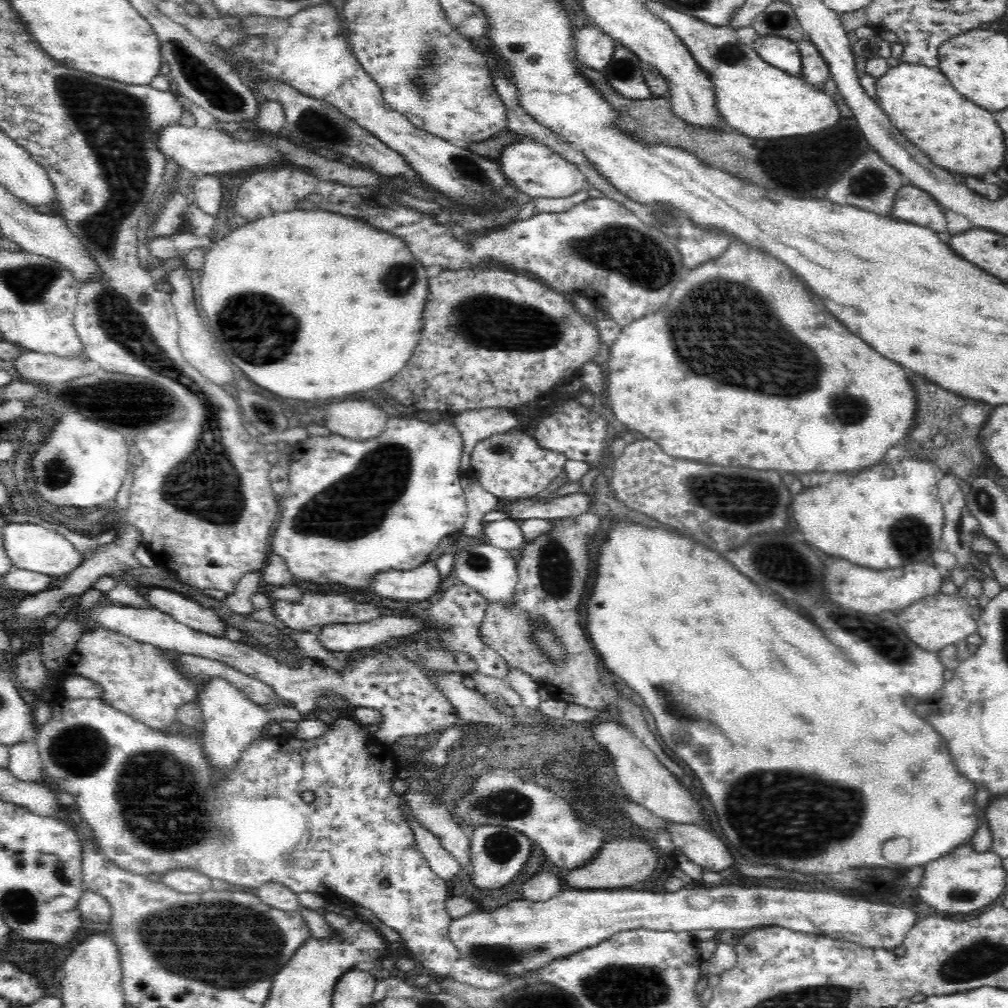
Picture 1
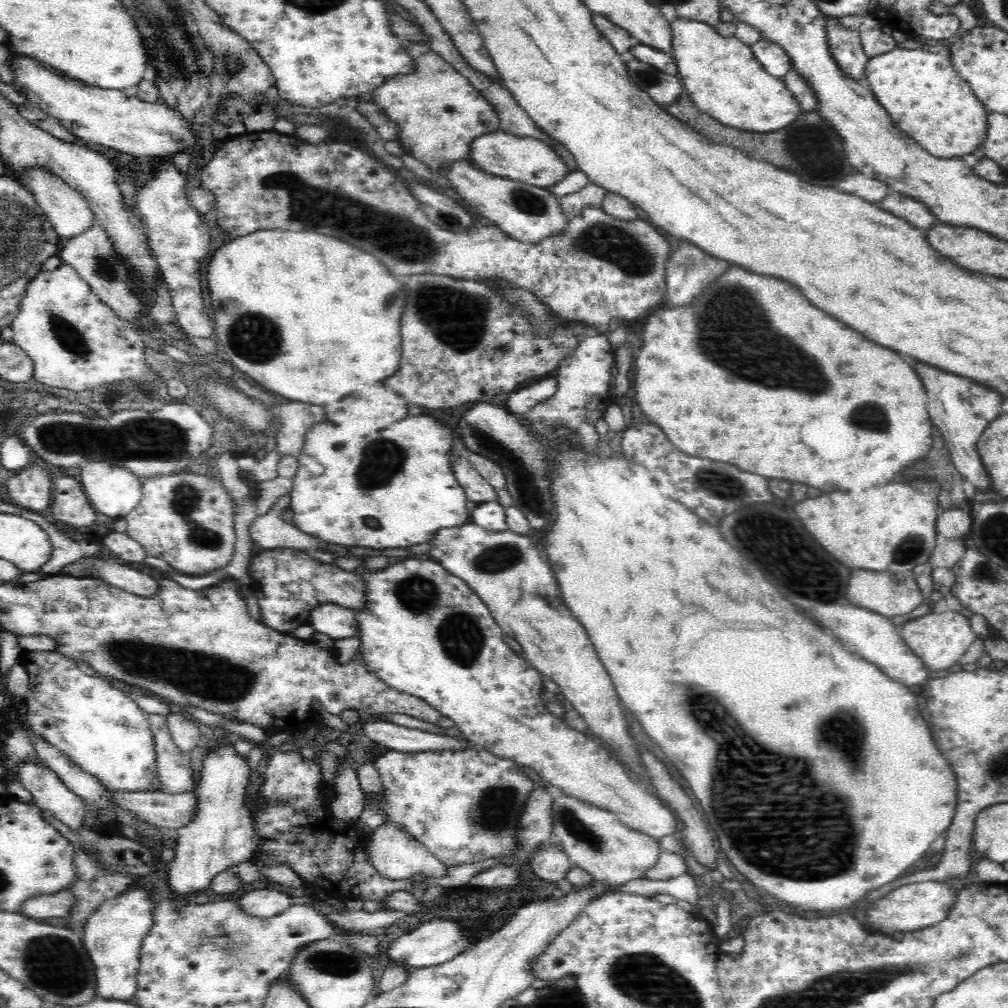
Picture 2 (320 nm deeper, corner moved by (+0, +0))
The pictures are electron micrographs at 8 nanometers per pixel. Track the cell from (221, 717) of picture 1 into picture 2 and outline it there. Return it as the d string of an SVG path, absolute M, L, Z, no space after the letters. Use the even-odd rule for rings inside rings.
M220 748L218 752L212 752L214 756L208 756L203 761L202 780L198 784L198 796L196 796L196 809L192 820L188 824L176 830L178 838L174 841L175 856L168 863L168 886L172 894L186 896L192 892L208 890L211 880L220 872L229 871L231 866L238 862L246 862L252 858L252 850L257 846L256 831L252 828L252 815L244 805L246 784L250 778L250 768L244 758L240 758L232 748Z

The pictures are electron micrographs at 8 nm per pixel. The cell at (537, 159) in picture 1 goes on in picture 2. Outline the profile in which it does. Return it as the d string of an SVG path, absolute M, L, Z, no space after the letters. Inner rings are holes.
M504 130L494 131L475 138L468 152L468 159L488 175L504 176L540 188L550 188L564 180L570 173L564 160L544 141L531 136L520 136L506 133Z

